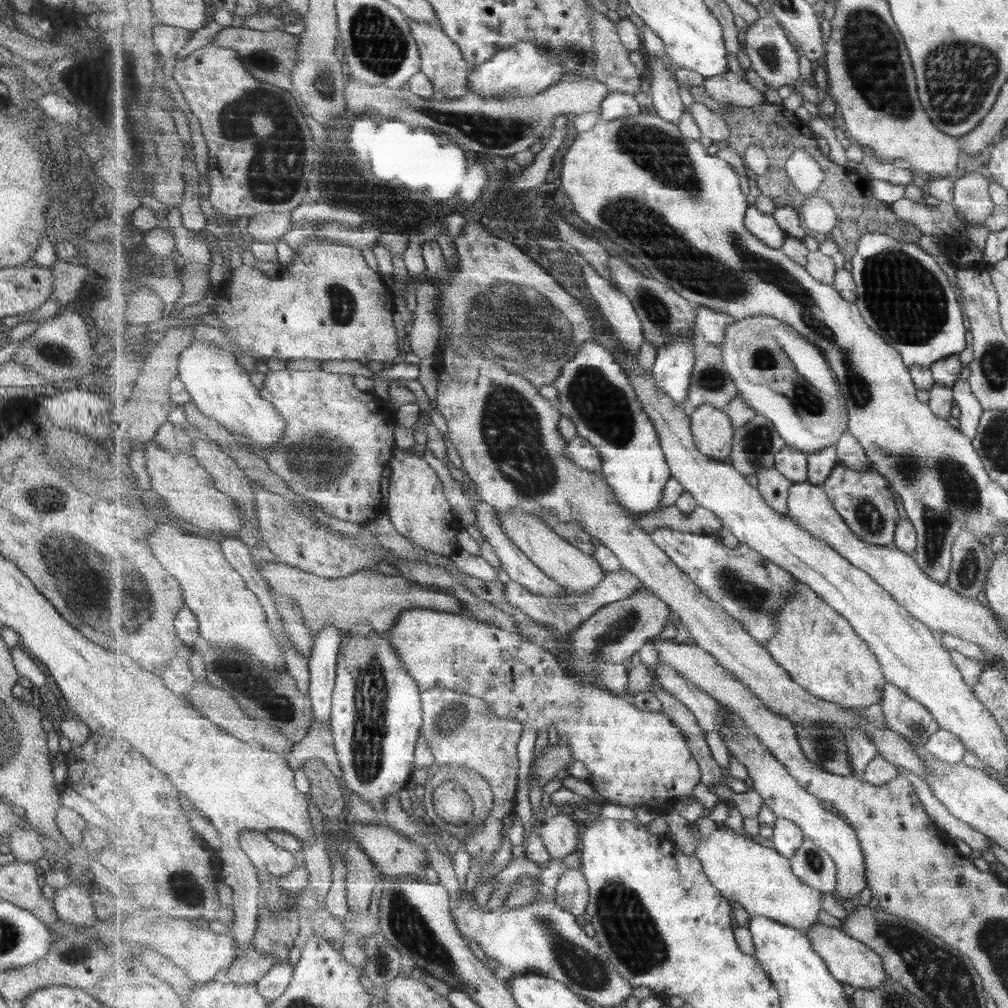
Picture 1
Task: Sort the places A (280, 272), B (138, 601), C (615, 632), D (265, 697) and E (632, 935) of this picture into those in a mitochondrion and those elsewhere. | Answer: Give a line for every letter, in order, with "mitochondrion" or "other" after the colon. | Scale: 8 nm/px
A: other
B: mitochondrion
C: mitochondrion
D: mitochondrion
E: mitochondrion

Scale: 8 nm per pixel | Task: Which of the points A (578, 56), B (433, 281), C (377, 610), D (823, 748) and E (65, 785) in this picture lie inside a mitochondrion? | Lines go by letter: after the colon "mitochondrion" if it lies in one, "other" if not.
A: mitochondrion
B: other
C: other
D: mitochondrion
E: other

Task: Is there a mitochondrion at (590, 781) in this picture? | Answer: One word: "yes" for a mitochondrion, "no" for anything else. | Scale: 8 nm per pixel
no

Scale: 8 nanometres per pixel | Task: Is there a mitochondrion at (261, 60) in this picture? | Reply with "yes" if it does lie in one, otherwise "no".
yes

